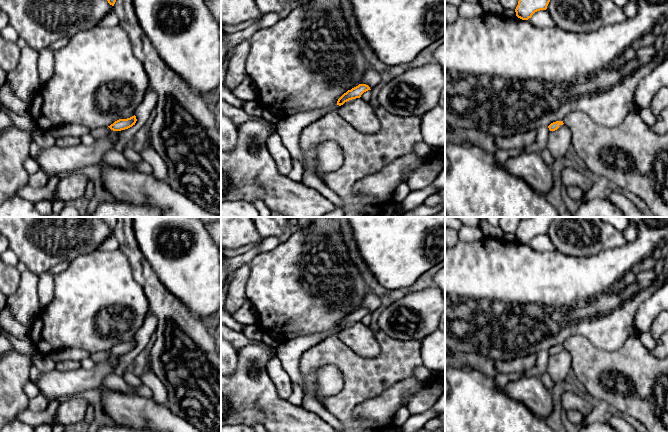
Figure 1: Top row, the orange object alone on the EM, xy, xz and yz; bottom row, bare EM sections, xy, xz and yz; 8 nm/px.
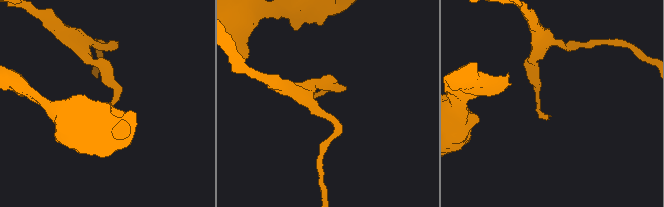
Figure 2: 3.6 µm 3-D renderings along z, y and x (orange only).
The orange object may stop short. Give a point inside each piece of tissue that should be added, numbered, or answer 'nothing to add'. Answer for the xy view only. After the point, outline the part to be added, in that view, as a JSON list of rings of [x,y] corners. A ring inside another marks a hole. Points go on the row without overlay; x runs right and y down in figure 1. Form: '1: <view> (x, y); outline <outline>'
nothing to add

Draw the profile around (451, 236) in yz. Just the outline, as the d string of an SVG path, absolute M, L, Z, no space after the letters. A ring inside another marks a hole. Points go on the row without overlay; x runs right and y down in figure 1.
M445 227L445 246L453 247L459 241L458 231Z

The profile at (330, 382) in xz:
M334 365L321 367L316 372L318 394L321 397L330 397L338 394L343 386L344 380L339 369Z

